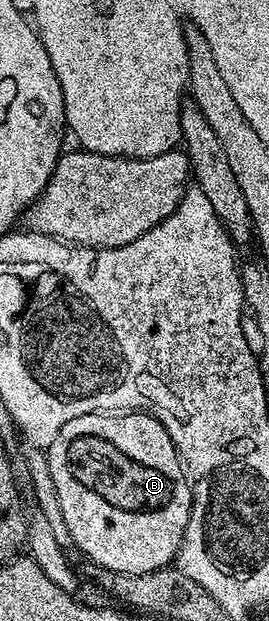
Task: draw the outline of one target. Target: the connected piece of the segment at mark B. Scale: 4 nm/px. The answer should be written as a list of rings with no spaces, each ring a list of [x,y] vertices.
[[[83,414],[61,428],[46,453],[72,546],[80,549],[96,568],[115,573],[142,574],[173,565],[190,520],[192,484],[174,448],[174,440],[170,440],[170,432],[162,428],[153,414]]]

